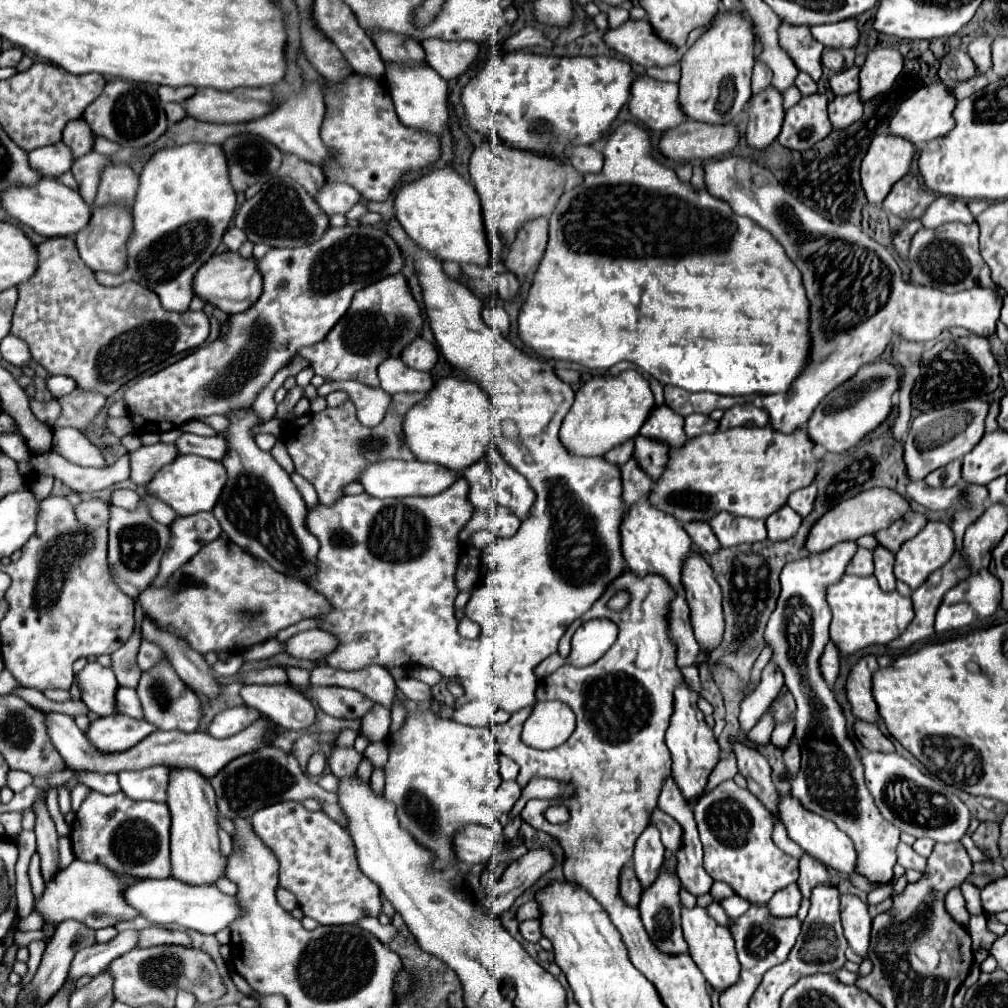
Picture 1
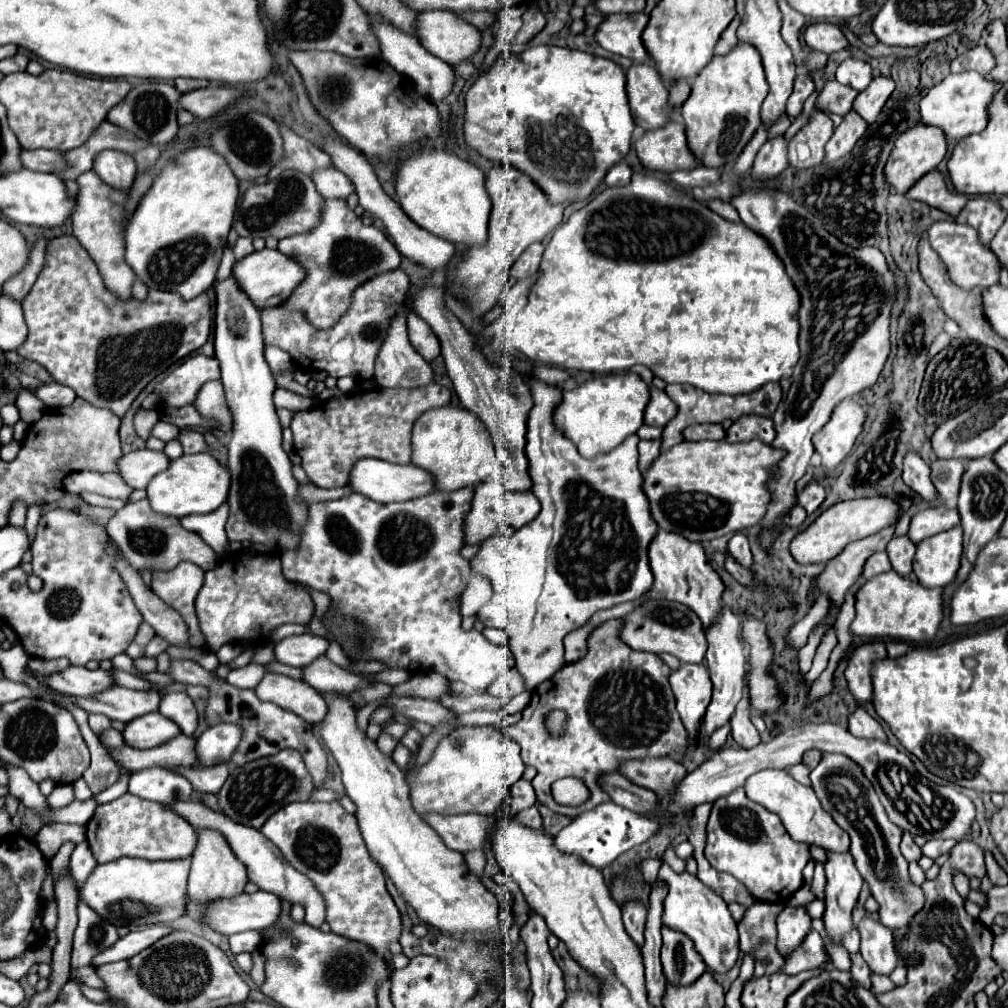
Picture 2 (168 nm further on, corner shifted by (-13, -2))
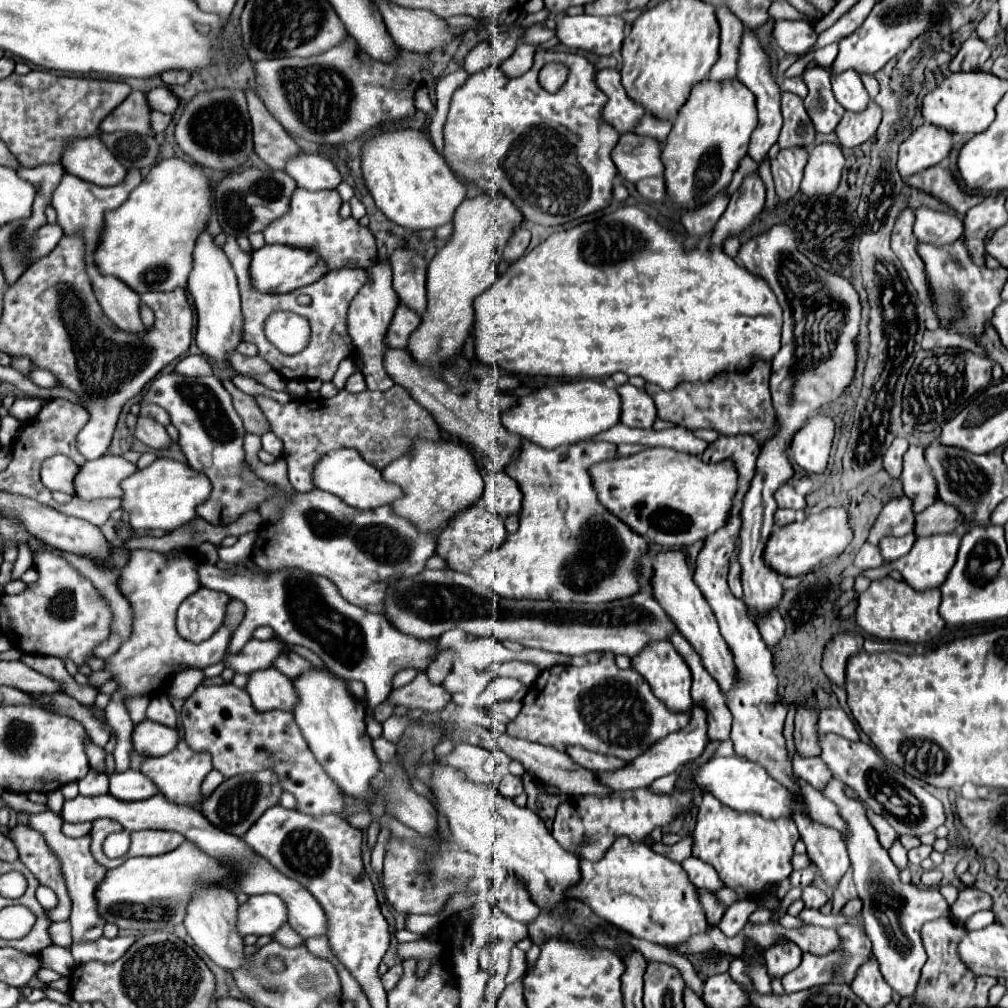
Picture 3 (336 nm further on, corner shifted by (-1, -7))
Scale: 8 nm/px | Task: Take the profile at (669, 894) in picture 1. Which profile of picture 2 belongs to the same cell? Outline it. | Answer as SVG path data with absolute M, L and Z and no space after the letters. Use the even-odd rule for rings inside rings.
M666 924L662 926L660 958L664 966L664 976L672 984L690 984L706 970L704 960L700 958L700 954L696 954L694 942L686 934L680 934Z

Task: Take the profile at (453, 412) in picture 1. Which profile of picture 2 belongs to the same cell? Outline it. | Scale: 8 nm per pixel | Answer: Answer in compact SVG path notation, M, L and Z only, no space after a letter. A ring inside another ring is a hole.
M444 406L426 410L416 422L412 430L412 464L428 470L436 480L436 490L458 490L464 486L476 486L484 482L490 472L490 450L492 438L488 428L476 414L458 406Z

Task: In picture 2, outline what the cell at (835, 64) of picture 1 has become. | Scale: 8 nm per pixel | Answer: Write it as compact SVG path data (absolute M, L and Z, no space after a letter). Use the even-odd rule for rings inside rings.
M846 58L836 70L836 80L840 84L852 86L852 88L856 88L860 92L860 90L866 90L868 84L872 82L872 68L864 60Z

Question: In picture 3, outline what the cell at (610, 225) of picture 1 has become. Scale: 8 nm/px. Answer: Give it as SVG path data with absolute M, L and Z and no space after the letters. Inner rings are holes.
M620 207L618 211L604 215L594 221L580 223L572 229L562 229L550 235L546 241L536 245L532 251L524 253L516 259L498 279L474 301L474 347L476 359L482 363L504 369L512 375L546 375L546 377L588 377L598 379L604 375L612 375L622 371L626 375L638 375L648 383L656 383L660 387L676 387L676 383L688 381L708 381L712 375L718 375L724 369L744 371L752 365L754 359L772 359L780 349L780 327L782 327L782 311L772 295L772 289L764 285L764 279L752 279L748 271L744 271L734 259L730 259L722 249L708 251L706 243L700 243L696 251L684 251L676 241L674 233L660 227L652 221L644 211L636 207Z

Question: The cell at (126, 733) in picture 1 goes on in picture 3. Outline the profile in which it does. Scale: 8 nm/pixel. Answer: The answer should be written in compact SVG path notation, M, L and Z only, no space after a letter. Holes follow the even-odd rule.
M148 719L136 725L132 733L134 749L140 755L158 755L158 757L166 755L178 745L178 741L180 741L178 729L164 727L160 723L150 723Z

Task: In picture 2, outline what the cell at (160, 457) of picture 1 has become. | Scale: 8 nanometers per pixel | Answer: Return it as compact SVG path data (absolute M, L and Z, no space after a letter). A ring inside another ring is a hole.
M134 450L120 458L120 476L132 488L146 488L148 482L170 466L170 458L164 452Z

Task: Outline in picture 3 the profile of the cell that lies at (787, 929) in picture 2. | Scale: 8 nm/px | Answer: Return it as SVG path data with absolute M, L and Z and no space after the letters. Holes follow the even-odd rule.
M782 941L782 943L766 949L764 959L766 959L768 975L772 979L782 979L784 975L794 971L802 963L802 951L798 949L798 945L790 943L790 941Z

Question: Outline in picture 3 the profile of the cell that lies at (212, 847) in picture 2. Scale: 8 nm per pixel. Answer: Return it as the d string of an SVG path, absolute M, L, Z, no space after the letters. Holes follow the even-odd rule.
M202 887L196 891L192 903L188 905L188 915L184 925L194 943L222 969L234 973L236 969L244 969L248 959L244 955L244 937L236 929L238 901L236 895L222 887Z

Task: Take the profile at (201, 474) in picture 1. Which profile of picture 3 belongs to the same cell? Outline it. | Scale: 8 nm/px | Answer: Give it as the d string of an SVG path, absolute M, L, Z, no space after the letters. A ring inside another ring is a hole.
M160 457L152 465L138 469L134 475L122 481L122 509L130 515L134 529L164 529L174 531L196 517L196 507L208 499L212 485L204 473L190 469L188 465Z

